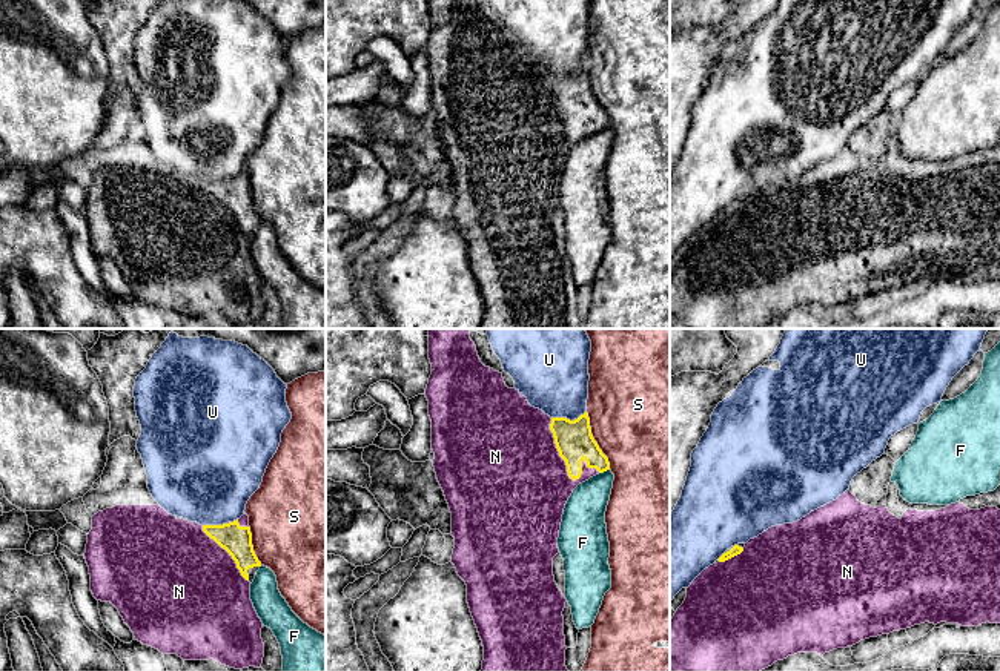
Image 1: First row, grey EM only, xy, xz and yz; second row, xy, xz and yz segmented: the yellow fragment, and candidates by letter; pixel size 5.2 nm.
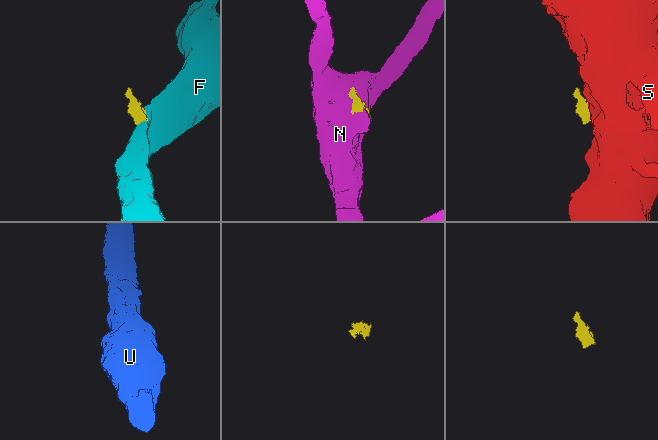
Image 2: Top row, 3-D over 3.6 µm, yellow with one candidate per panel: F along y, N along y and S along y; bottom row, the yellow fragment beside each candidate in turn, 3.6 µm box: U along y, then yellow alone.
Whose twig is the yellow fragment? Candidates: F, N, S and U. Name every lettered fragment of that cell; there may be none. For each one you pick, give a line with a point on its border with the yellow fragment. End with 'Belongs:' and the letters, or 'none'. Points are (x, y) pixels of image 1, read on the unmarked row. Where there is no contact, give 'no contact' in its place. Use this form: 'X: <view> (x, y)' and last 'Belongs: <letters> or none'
N: xz (567, 125)
Belongs: N

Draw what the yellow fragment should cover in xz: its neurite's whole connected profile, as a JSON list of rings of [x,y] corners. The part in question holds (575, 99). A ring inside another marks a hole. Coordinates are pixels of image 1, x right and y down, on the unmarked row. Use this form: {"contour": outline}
{"contour": [[[429,0],[432,31],[425,45],[436,135],[452,169],[452,220],[467,241],[467,259],[484,302],[481,329],[570,329],[565,322],[565,252],[553,232],[562,170],[573,146],[610,126],[585,68],[578,75],[550,74],[485,23],[475,0]]]}

